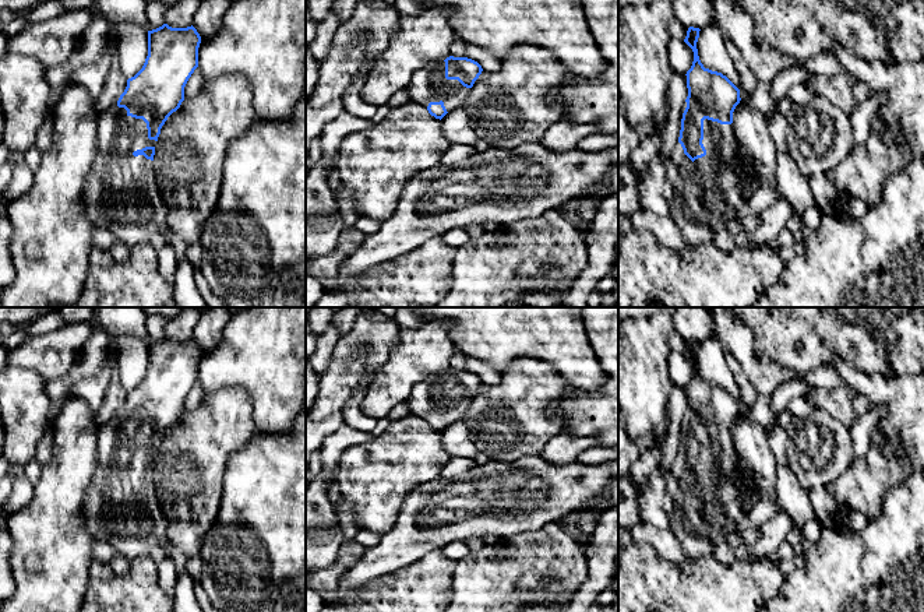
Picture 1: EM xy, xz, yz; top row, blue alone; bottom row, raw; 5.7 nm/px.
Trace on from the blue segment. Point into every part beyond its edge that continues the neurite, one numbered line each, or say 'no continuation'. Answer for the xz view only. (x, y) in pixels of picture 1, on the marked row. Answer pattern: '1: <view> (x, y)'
1: xz (430, 84)

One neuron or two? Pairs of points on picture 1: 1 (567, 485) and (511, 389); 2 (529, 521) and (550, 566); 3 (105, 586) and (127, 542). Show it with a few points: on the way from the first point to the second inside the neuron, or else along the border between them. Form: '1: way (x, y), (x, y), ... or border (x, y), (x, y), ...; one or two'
1: border (540, 454), (526, 454), (517, 460); two
2: border (565, 523), (546, 523), (501, 538); two
3: border (148, 555), (141, 555), (131, 562); two

